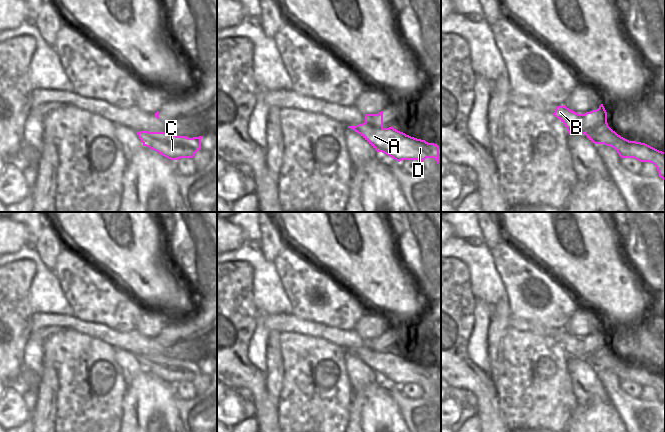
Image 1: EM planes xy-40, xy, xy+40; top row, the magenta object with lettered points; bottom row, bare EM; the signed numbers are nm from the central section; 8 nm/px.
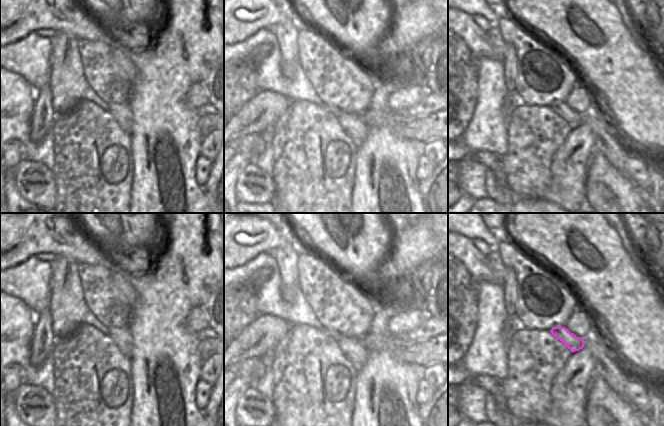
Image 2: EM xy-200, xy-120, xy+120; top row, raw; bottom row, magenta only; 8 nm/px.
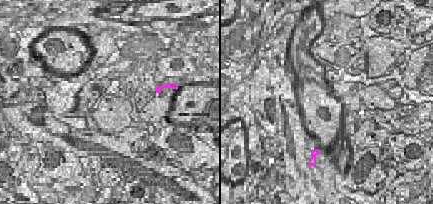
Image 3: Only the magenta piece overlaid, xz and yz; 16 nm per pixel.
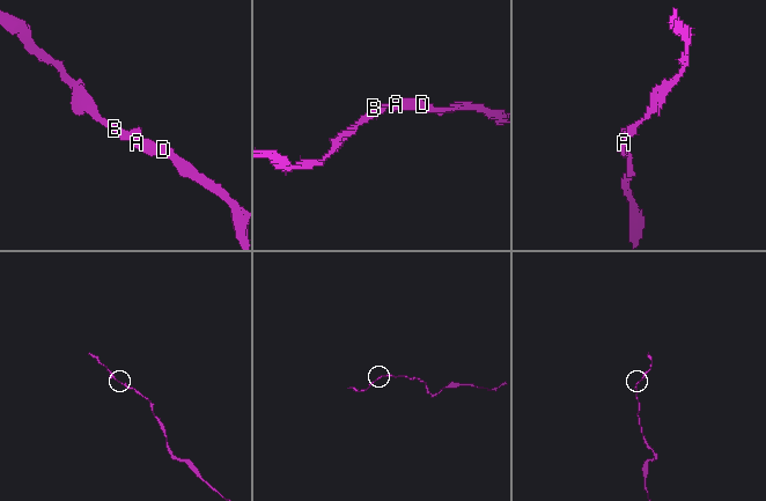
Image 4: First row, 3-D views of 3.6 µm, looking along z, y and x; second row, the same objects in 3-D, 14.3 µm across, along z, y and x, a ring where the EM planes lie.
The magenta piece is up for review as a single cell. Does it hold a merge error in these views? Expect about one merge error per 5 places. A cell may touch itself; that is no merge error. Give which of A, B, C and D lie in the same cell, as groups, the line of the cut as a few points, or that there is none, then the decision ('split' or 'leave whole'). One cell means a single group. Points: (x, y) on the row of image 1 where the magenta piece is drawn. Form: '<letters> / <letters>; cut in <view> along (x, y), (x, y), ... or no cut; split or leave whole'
A B C D; no cut; leave whole

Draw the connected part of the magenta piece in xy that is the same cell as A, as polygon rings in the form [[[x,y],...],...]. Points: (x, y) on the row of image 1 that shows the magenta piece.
[[[383,111],[366,114],[365,122],[348,126],[360,134],[377,152],[382,152],[394,160],[418,160],[434,158],[439,163],[439,146],[417,139],[394,129],[383,127]]]

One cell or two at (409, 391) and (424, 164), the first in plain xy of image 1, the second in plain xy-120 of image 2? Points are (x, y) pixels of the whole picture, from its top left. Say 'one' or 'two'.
one

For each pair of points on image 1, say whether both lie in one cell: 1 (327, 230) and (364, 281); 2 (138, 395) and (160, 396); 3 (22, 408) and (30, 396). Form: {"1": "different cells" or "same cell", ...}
{"1": "same cell", "2": "same cell", "3": "different cells"}

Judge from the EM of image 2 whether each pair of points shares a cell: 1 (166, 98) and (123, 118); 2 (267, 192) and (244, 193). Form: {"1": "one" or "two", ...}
{"1": "two", "2": "one"}

